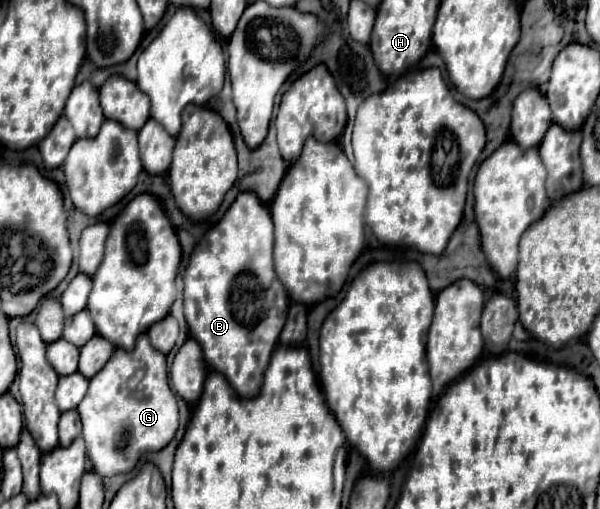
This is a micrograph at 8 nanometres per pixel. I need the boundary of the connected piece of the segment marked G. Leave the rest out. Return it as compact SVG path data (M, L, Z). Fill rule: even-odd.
M140 334L130 352L116 348L110 362L90 378L90 388L78 404L78 412L94 472L100 476L130 472L140 454L162 450L178 430L178 404L168 386L166 354L150 346L148 334ZM138 372L142 378L136 378Z

